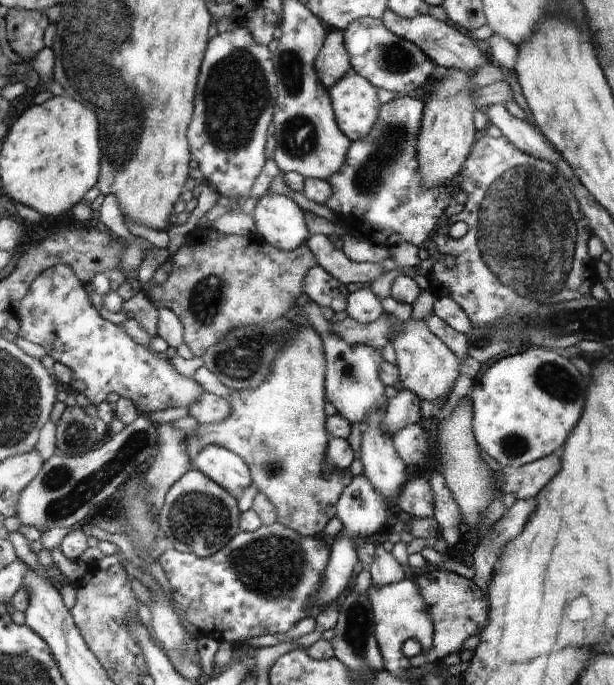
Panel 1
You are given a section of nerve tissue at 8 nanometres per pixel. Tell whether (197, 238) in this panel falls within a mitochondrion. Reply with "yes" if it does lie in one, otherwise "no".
no

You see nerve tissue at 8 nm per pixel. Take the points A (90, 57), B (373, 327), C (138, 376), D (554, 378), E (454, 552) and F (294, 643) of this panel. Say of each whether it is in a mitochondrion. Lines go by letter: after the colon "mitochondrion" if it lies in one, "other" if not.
A: mitochondrion
B: other
C: other
D: mitochondrion
E: other
F: other

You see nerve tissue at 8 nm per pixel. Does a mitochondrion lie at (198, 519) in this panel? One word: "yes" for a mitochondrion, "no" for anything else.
yes

